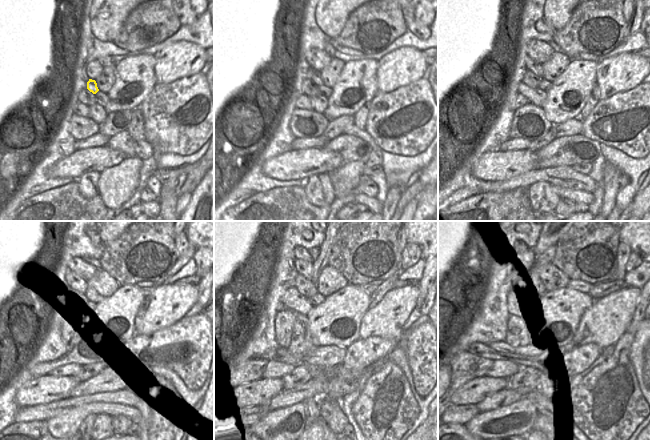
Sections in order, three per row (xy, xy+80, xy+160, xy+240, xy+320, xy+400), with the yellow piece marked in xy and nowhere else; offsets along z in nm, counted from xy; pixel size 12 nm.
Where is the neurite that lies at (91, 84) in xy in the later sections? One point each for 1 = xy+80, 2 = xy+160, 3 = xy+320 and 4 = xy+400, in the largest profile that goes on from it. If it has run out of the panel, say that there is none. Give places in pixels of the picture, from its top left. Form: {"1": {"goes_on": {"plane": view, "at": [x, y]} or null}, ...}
{"1": {"goes_on": {"plane": "xy+80", "at": [314, 76]}}, "2": {"goes_on": {"plane": "xy+160", "at": [535, 67]}}, "3": {"goes_on": {"plane": "xy+320", "at": [305, 268]}}, "4": {"goes_on": {"plane": "xy+400", "at": [527, 257]}}}

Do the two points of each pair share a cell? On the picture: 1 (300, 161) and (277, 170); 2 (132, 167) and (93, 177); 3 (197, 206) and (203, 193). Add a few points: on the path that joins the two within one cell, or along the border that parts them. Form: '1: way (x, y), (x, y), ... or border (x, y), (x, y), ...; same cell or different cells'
1: way (294, 165), (283, 167); same cell
2: border (99, 177), (97, 182), (98, 194); different cells
3: way (200, 203), (203, 200), (203, 196); same cell

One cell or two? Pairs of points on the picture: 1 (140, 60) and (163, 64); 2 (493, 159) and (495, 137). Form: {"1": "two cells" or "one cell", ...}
{"1": "two cells", "2": "two cells"}

